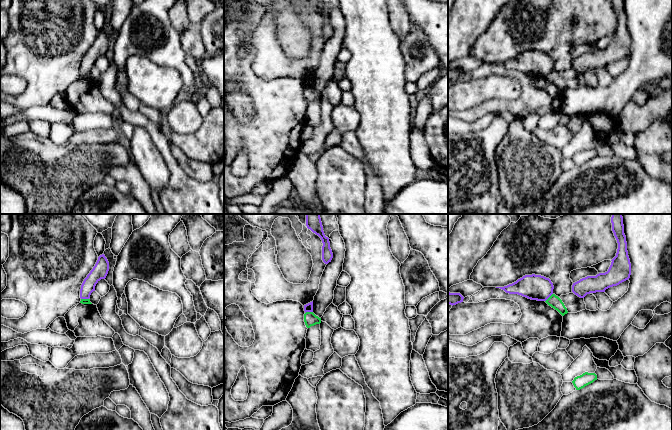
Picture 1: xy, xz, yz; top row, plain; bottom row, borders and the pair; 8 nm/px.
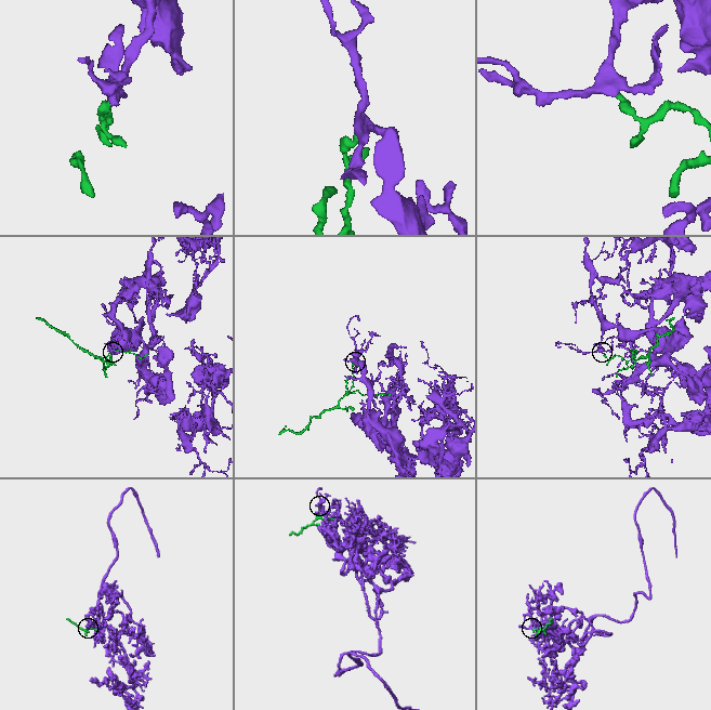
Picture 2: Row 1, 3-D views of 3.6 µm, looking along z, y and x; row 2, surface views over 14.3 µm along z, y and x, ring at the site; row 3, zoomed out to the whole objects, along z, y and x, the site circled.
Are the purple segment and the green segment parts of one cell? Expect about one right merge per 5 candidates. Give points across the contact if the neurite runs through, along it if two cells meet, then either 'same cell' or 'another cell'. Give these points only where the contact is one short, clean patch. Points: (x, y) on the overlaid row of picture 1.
along xz (312, 311), (305, 313) | another cell

